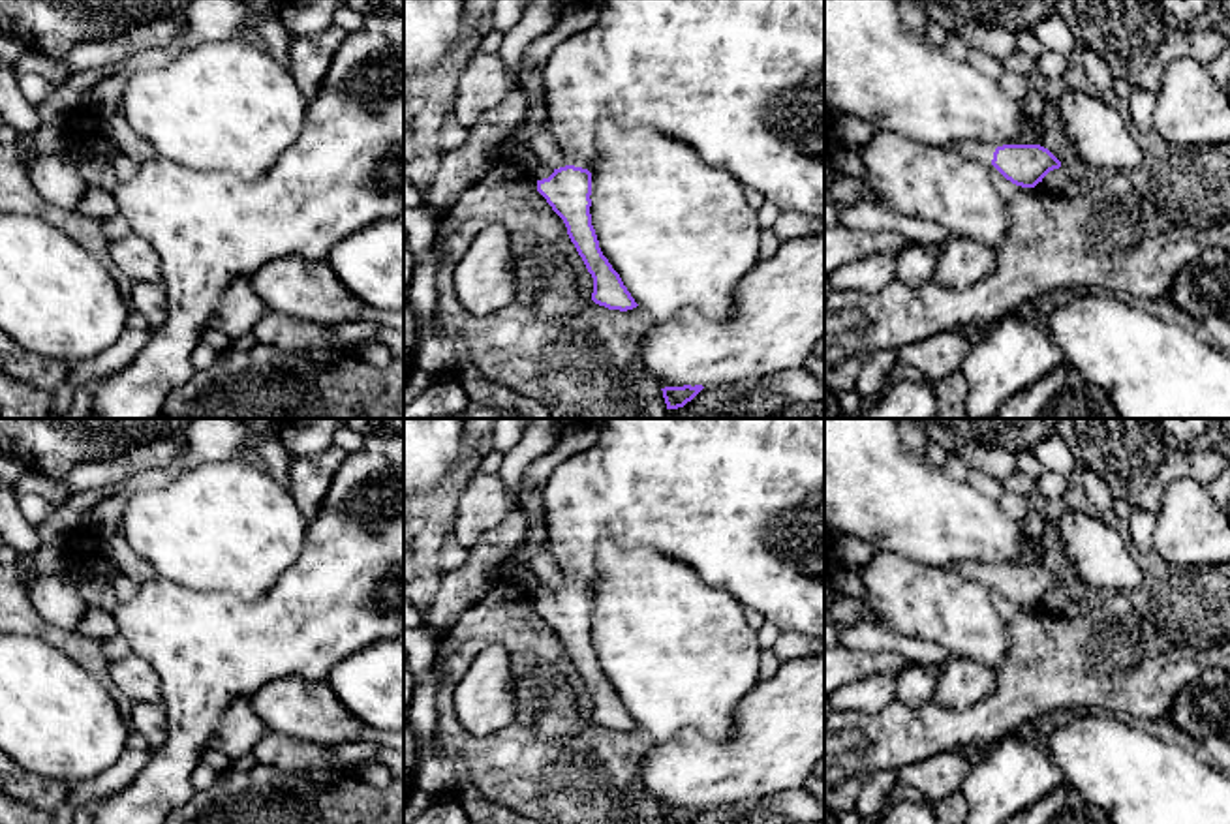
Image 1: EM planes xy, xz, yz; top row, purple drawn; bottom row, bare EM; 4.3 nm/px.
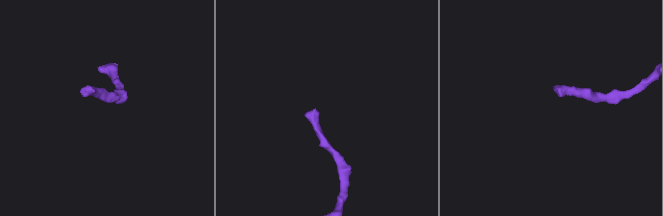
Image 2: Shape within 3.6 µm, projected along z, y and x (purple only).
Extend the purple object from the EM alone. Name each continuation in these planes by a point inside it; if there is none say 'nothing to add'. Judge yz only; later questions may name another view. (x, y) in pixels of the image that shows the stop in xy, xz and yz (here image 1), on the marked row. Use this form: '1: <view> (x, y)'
1: yz (983, 152)

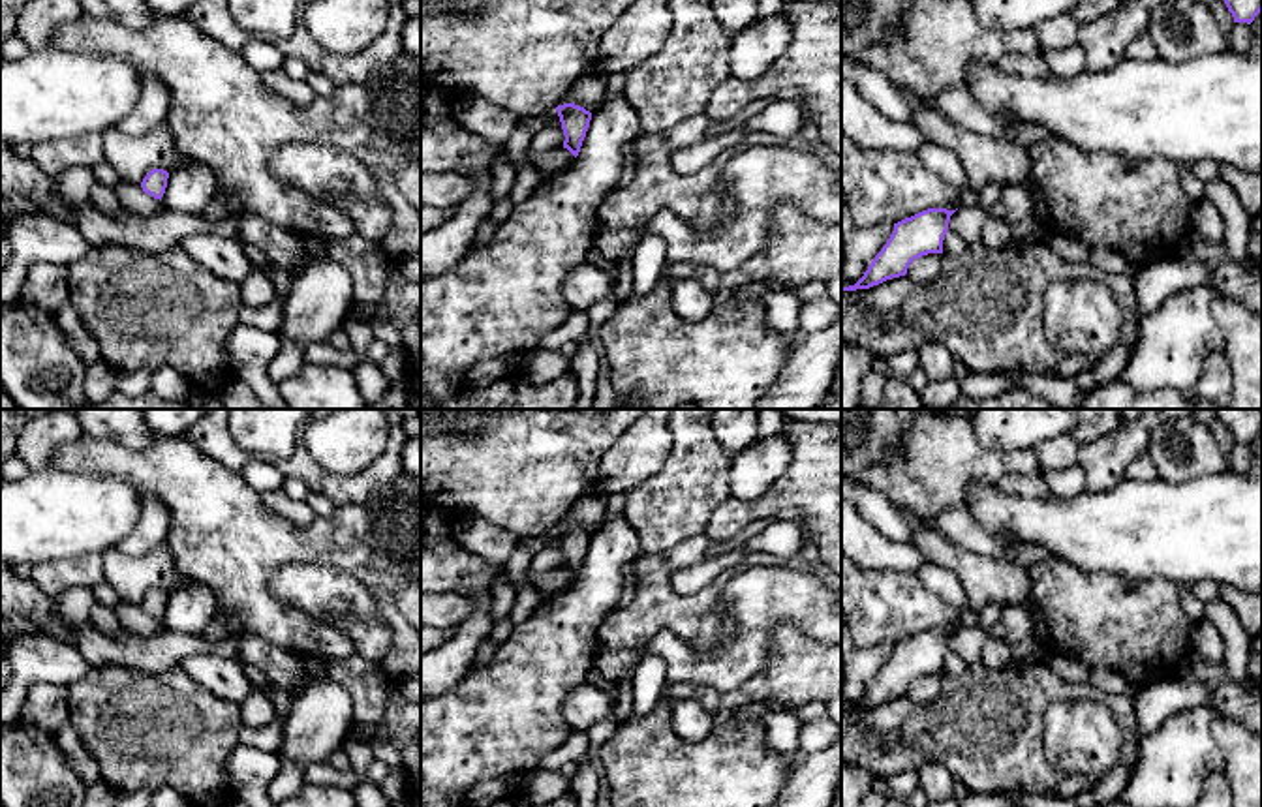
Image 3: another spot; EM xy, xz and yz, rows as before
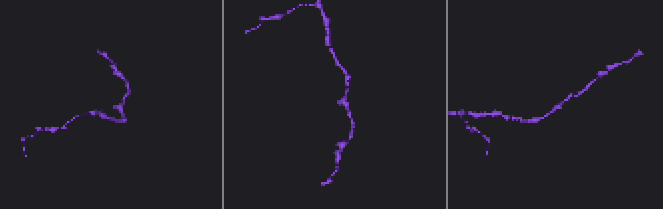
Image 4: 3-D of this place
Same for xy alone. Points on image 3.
nothing to add

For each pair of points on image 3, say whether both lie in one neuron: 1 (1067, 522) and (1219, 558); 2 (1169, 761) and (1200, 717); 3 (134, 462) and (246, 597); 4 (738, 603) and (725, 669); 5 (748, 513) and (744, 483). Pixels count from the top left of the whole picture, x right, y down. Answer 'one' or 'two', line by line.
1: one
2: one
3: one
4: one
5: two

